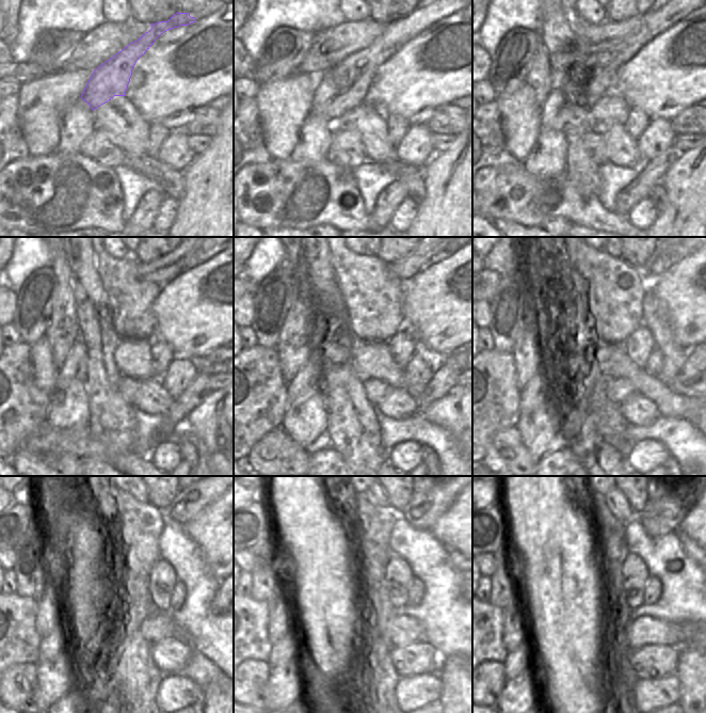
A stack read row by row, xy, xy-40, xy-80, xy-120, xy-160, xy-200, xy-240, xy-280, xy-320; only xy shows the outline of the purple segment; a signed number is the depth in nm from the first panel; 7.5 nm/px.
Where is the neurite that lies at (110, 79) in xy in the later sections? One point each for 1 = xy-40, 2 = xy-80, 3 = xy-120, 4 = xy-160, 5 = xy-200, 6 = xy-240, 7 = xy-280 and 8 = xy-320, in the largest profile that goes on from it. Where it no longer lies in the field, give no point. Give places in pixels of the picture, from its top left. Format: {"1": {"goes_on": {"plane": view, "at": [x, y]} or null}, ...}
{"1": {"goes_on": {"plane": "xy-40", "at": [343, 86]}}, "2": {"goes_on": {"plane": "xy-80", "at": [584, 82]}}, "3": {"goes_on": {"plane": "xy-120", "at": [74, 367]}}, "4": {"goes_on": {"plane": "xy-160", "at": [310, 375]}}, "5": {"goes_on": {"plane": "xy-200", "at": [549, 375]}}, "6": {"goes_on": {"plane": "xy-240", "at": [49, 647]}}, "7": {"goes_on": {"plane": "xy-280", "at": [281, 653]}}, "8": {"goes_on": {"plane": "xy-320", "at": [515, 661]}}}

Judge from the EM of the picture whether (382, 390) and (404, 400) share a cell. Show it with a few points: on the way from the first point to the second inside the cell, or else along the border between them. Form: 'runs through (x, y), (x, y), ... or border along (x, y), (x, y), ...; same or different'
border along (391, 387), (375, 406); different

